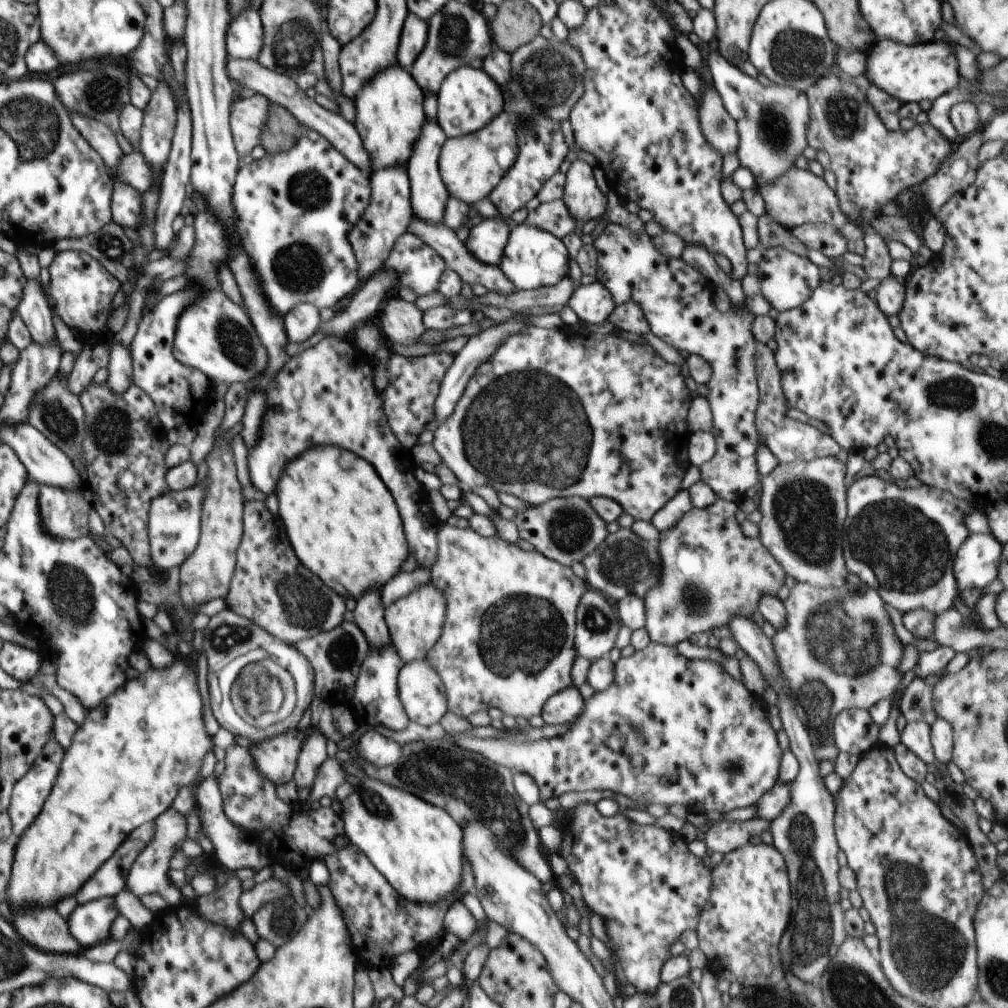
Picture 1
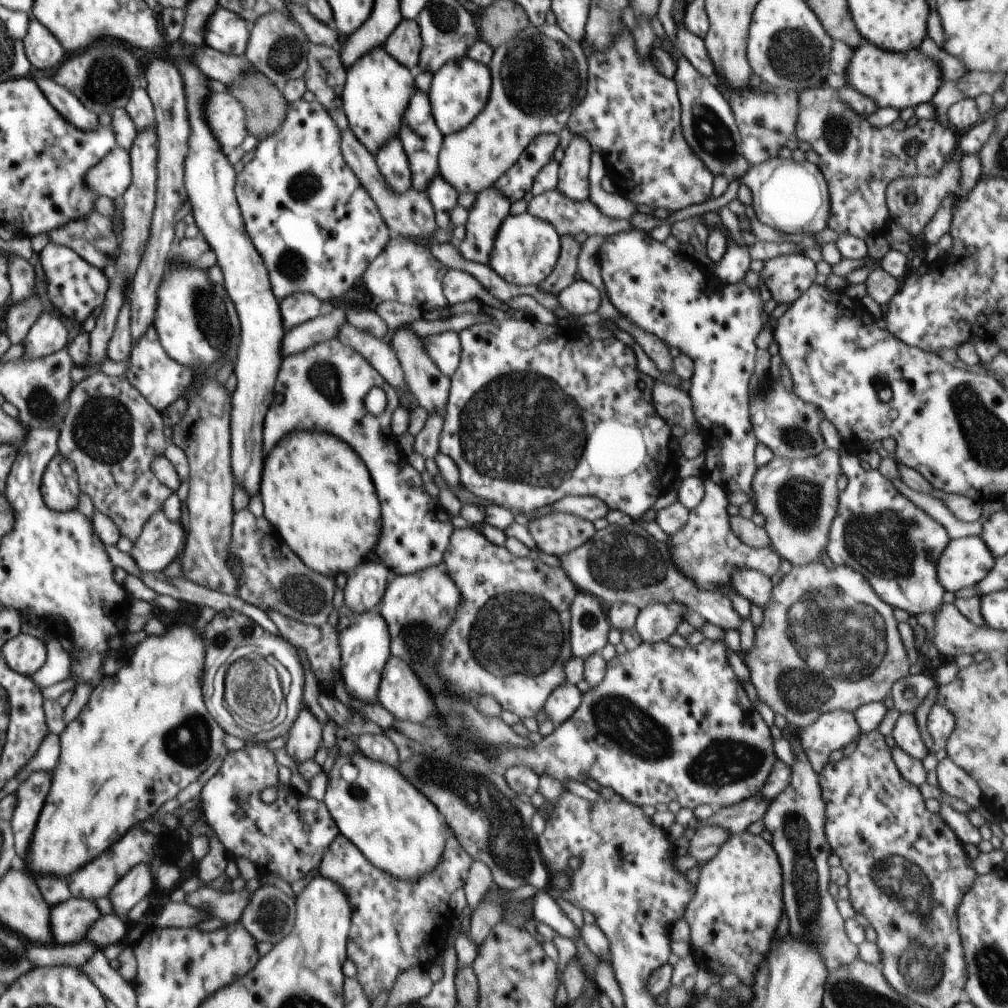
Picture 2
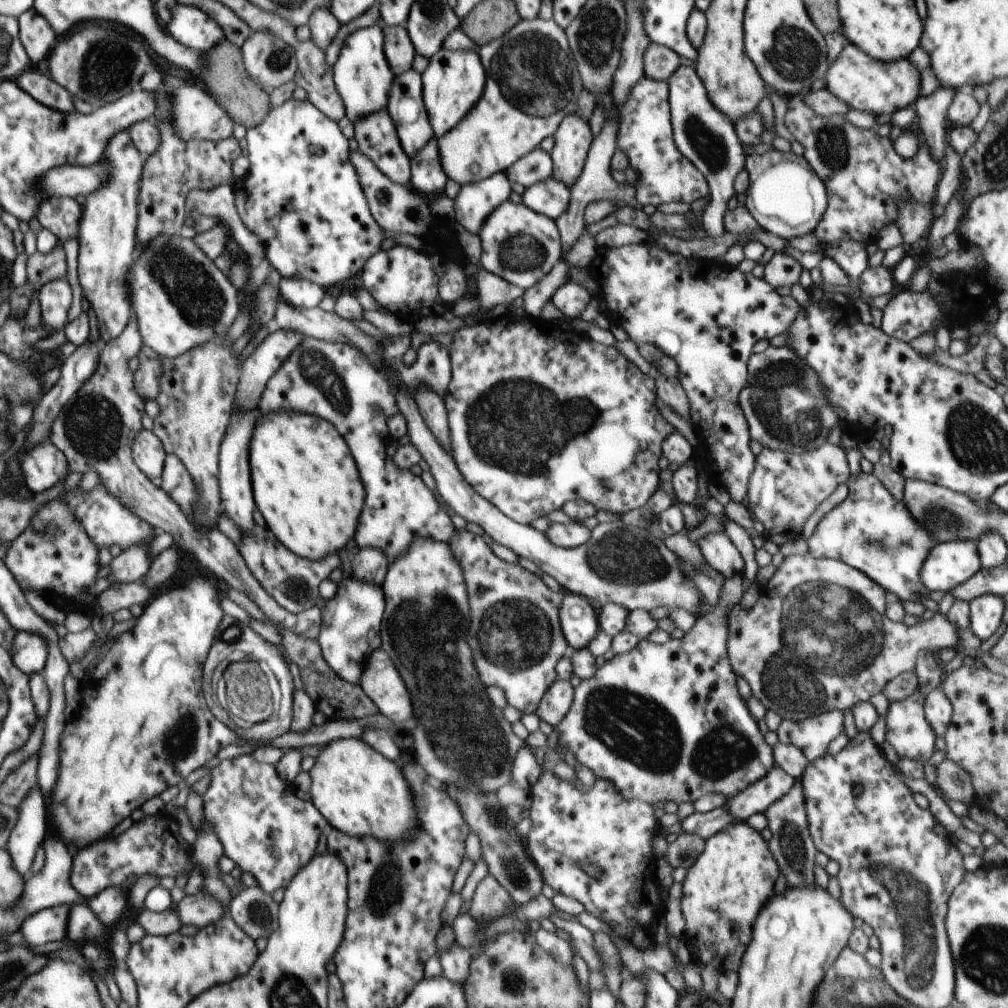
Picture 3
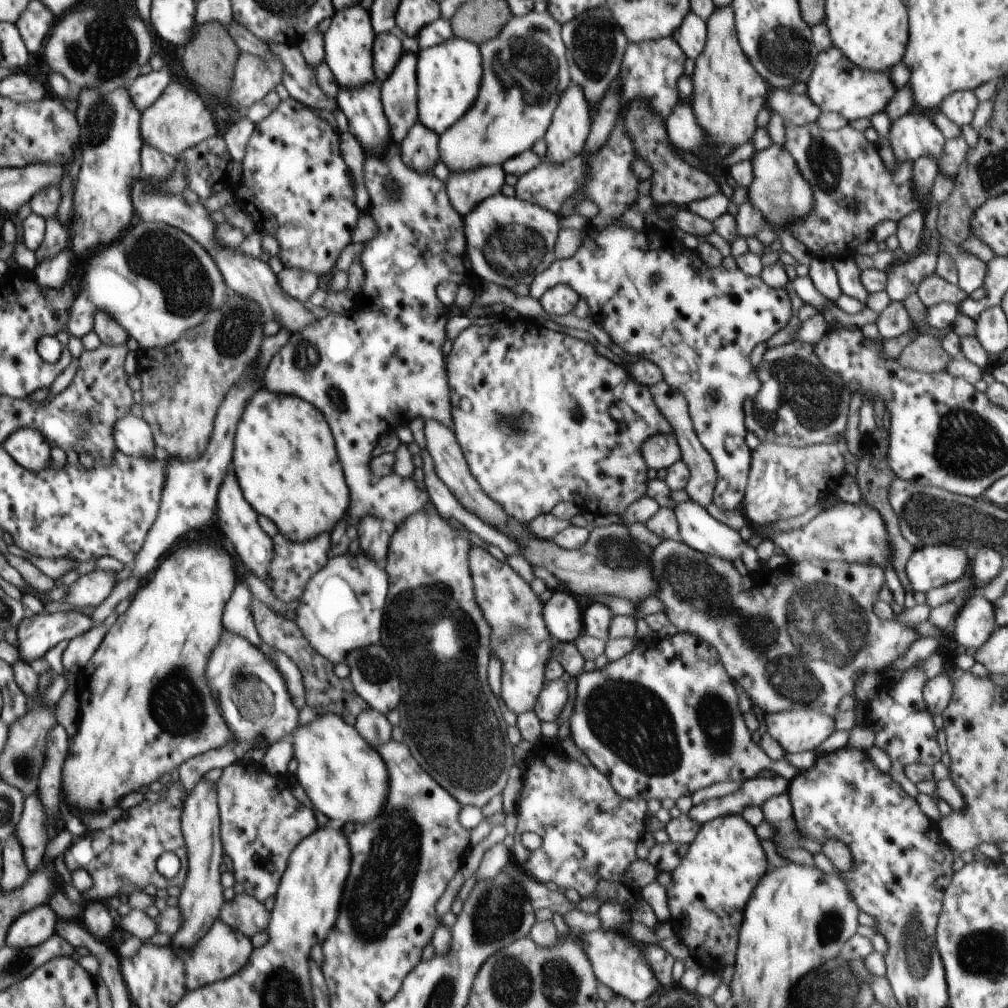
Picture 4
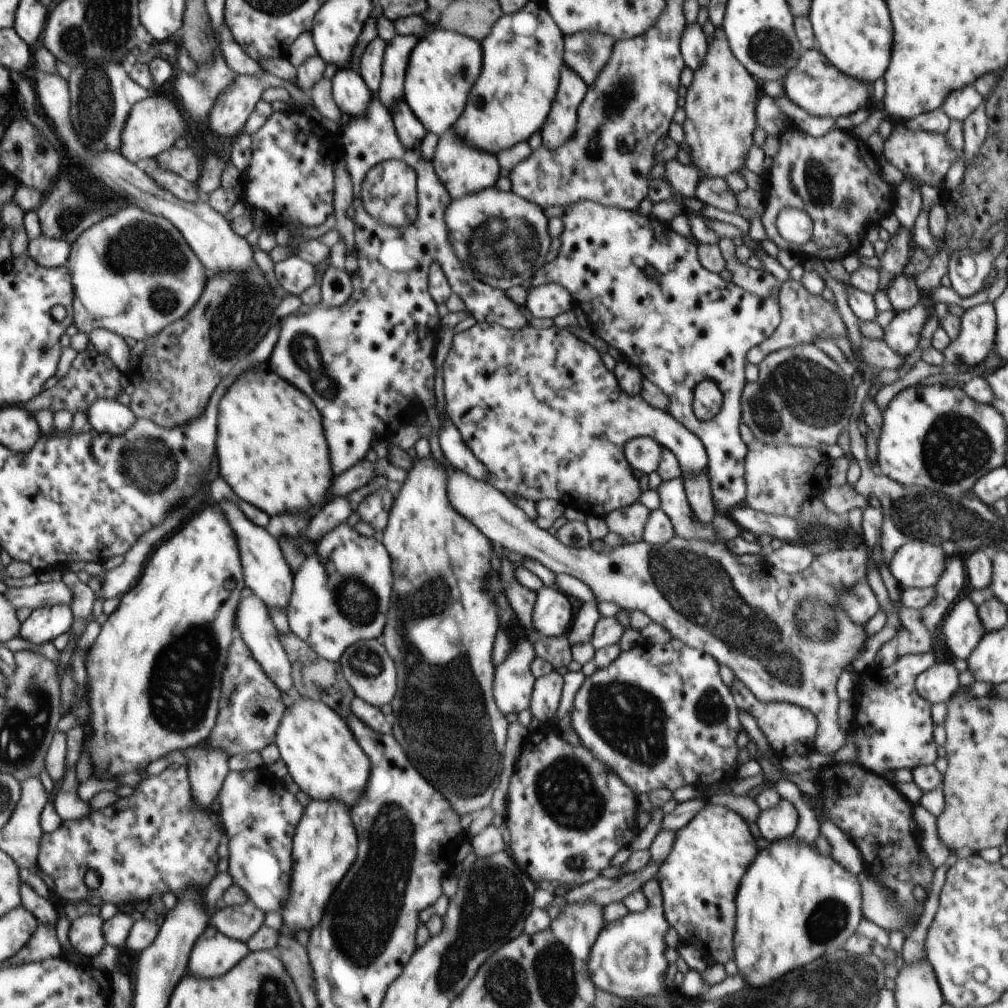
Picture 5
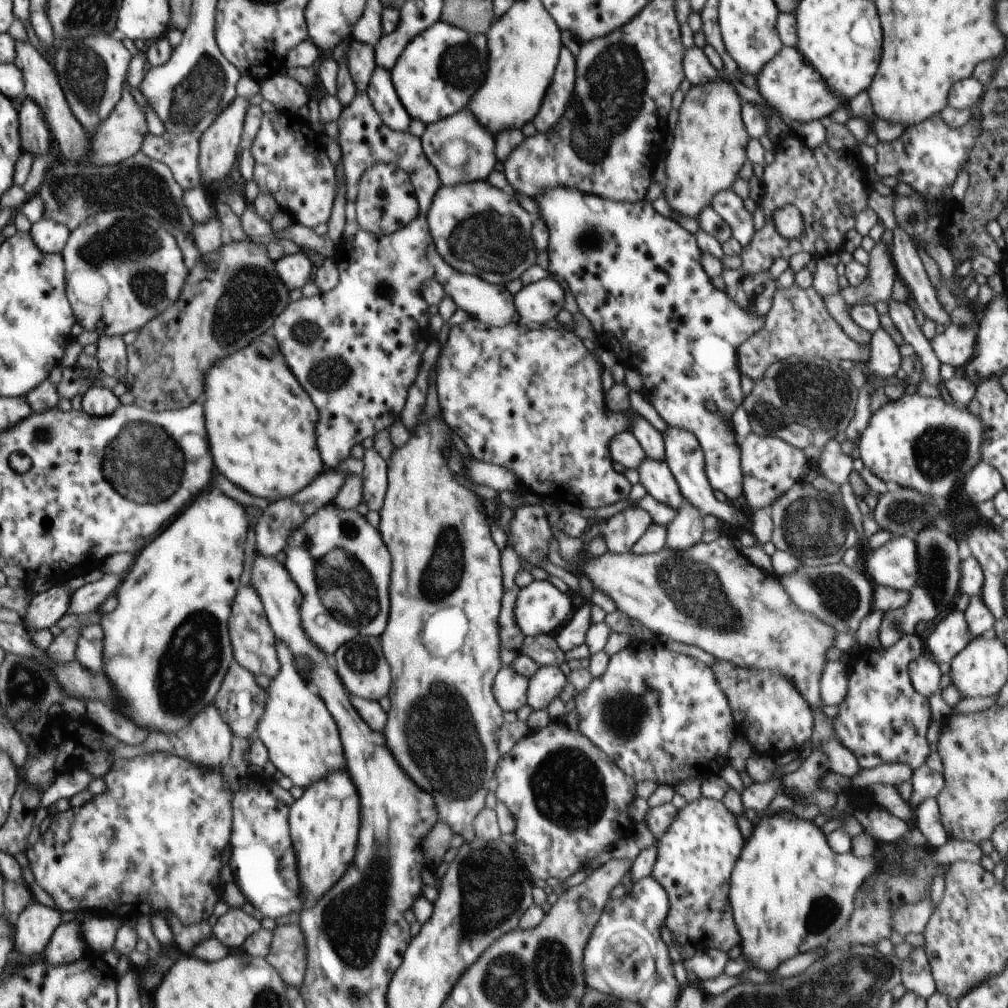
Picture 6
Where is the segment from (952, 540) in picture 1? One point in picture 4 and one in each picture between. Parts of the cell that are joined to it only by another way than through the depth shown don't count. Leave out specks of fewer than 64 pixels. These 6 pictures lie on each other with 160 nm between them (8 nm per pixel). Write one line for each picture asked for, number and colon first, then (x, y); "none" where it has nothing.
2: (879, 533)
3: (871, 531)
4: (854, 533)

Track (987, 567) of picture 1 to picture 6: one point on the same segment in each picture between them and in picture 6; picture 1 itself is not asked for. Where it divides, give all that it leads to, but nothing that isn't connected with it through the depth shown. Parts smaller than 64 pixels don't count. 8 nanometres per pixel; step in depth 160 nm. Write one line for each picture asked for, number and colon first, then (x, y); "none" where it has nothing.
2: (965, 561)
3: (949, 564)
4: (934, 566)
5: (918, 565)
6: (895, 564)

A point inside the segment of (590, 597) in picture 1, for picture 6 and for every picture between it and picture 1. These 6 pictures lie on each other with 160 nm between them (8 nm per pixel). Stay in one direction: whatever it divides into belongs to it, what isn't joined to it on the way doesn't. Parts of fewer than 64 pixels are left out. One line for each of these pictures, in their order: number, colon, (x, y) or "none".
2: (590, 626)
3: (579, 622)
4: (562, 614)
5: (552, 612)
6: (541, 609)

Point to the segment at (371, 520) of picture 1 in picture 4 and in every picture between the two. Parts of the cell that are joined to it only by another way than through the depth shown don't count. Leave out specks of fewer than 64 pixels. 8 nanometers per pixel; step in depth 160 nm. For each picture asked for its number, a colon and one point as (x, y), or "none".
2: (319, 498)
3: (305, 483)
4: (285, 460)

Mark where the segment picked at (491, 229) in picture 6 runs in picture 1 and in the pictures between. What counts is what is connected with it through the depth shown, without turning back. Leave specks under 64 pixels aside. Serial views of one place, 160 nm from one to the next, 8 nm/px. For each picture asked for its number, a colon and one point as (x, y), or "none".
1: (533, 258)
2: (526, 249)
3: (521, 246)
4: (509, 241)
5: (501, 238)

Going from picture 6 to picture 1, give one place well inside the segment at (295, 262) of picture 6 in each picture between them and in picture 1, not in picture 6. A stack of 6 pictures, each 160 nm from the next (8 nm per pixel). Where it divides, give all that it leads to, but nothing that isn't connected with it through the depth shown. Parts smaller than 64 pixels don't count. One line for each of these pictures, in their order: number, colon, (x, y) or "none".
1: (303, 321)
2: (298, 308)
3: (298, 293)
4: (299, 284)
5: (295, 275)

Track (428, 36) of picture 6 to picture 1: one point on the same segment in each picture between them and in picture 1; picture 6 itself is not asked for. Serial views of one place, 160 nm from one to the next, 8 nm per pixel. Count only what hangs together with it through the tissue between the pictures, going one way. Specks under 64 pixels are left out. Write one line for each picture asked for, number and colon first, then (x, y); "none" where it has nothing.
1: (468, 100)
2: (460, 90)
3: (454, 81)
4: (449, 75)
5: (443, 67)

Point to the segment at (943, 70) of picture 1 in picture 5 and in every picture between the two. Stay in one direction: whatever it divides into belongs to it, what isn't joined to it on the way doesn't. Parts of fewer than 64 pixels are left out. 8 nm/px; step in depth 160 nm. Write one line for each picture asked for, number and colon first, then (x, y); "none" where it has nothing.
2: (902, 80)
3: (866, 84)
4: (836, 84)
5: (815, 85)

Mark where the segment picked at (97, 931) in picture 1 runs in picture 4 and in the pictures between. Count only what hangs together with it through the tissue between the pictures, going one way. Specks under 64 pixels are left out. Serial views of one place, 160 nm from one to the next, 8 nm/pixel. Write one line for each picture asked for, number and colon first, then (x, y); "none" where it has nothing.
2: (72, 920)
3: (48, 925)
4: (32, 928)

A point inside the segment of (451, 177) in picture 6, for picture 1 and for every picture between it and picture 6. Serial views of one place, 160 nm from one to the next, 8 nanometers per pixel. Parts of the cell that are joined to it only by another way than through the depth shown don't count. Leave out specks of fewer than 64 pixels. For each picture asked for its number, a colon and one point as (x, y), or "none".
1: (486, 242)
2: (485, 218)
3: (476, 202)
4: (467, 189)
5: (464, 171)

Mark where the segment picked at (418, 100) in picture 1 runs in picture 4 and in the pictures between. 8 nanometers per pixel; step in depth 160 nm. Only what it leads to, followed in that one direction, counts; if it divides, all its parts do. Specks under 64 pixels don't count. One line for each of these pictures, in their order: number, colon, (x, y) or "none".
2: (378, 89)
3: (362, 75)
4: (349, 37)

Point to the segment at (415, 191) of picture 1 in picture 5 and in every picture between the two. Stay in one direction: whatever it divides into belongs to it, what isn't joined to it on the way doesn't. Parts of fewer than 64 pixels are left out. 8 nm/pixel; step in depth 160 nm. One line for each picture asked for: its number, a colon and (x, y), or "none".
2: (422, 139)
3: (406, 107)
4: (398, 92)
5: (396, 57)

